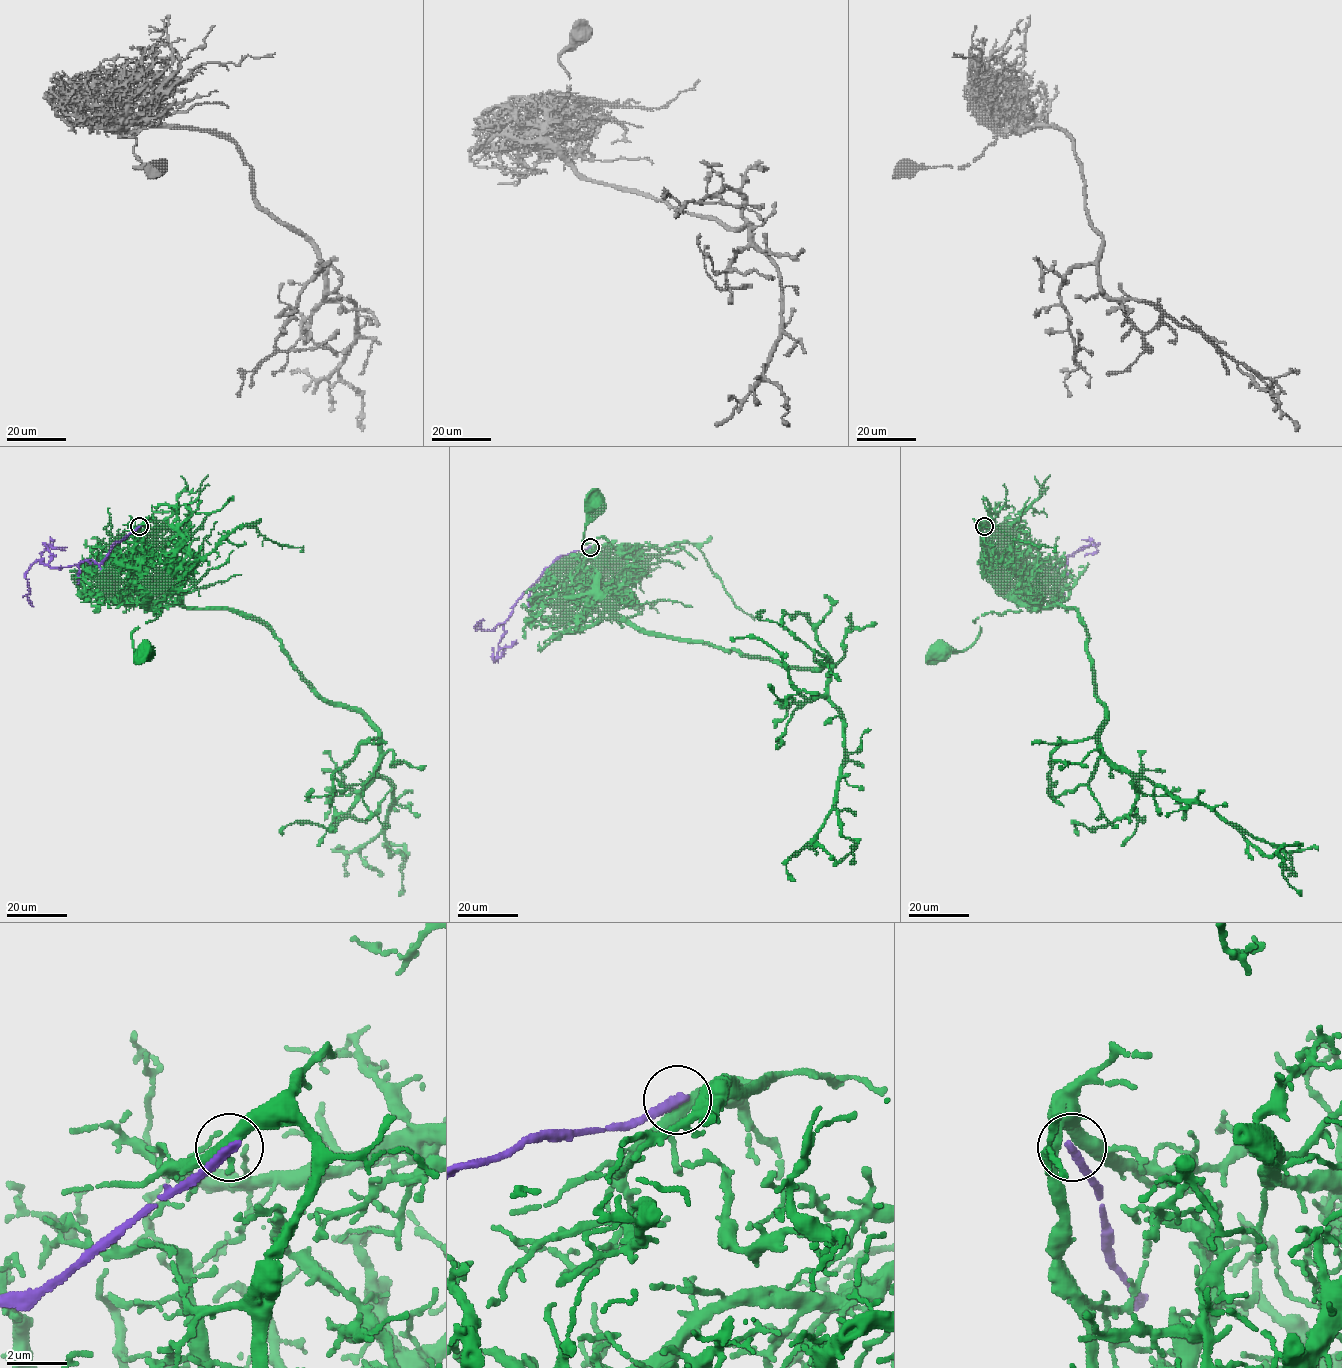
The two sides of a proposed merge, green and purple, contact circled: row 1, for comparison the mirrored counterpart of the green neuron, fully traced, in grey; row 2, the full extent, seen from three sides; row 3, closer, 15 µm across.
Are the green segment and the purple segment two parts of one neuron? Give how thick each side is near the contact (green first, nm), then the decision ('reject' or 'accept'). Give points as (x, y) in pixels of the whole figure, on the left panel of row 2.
calibres 420 and 340 nm; reject

